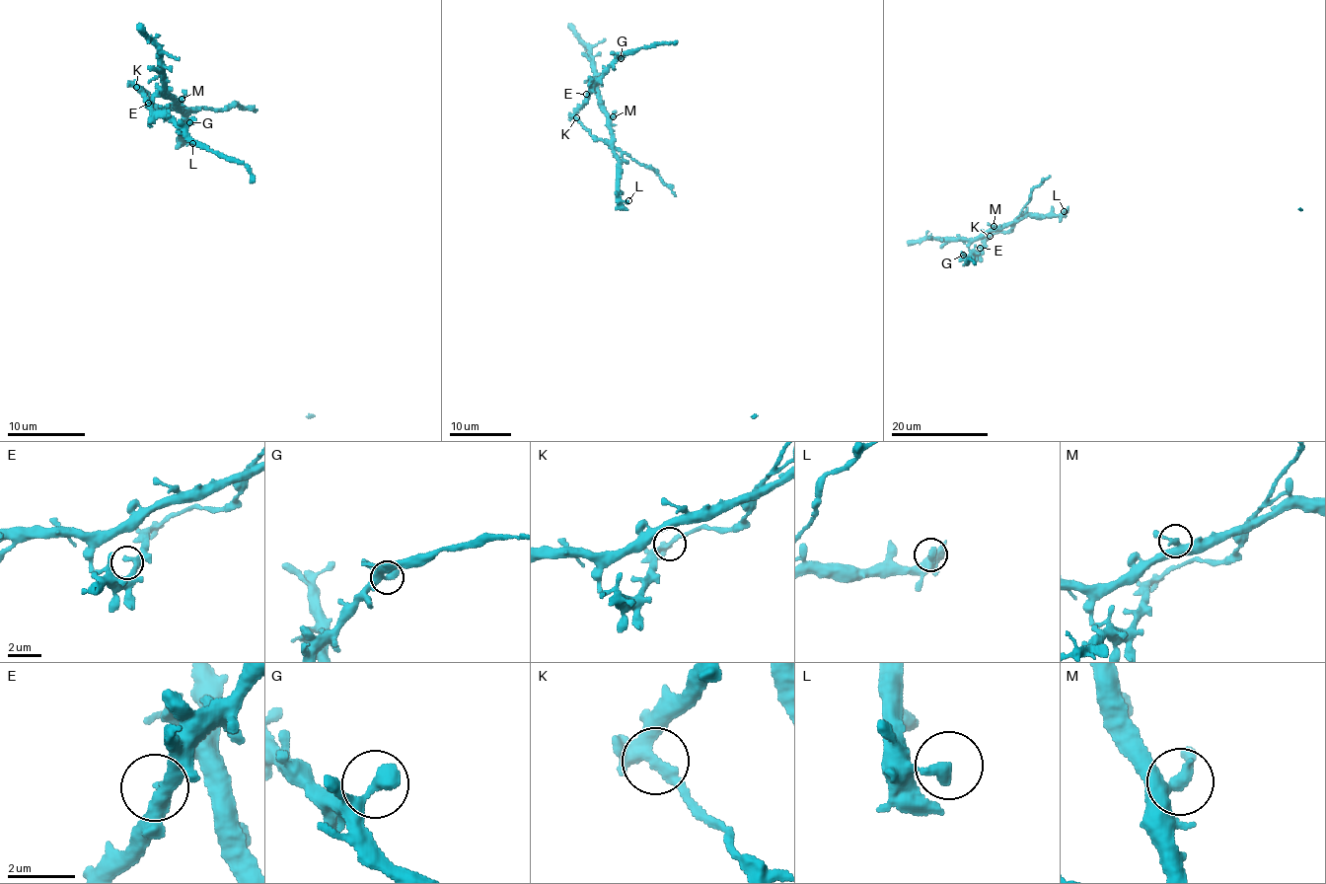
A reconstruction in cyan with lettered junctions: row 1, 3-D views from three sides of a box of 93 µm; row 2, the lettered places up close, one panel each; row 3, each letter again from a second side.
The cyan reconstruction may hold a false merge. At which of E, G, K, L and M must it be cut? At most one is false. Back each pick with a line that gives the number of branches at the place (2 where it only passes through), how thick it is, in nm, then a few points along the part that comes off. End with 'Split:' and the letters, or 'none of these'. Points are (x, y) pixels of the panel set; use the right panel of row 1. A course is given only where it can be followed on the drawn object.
K: 4 branches meet; 320 nm thick; foreign part runs (990, 236), (1012, 227), (1030, 192), (1050, 176)
Split: K

